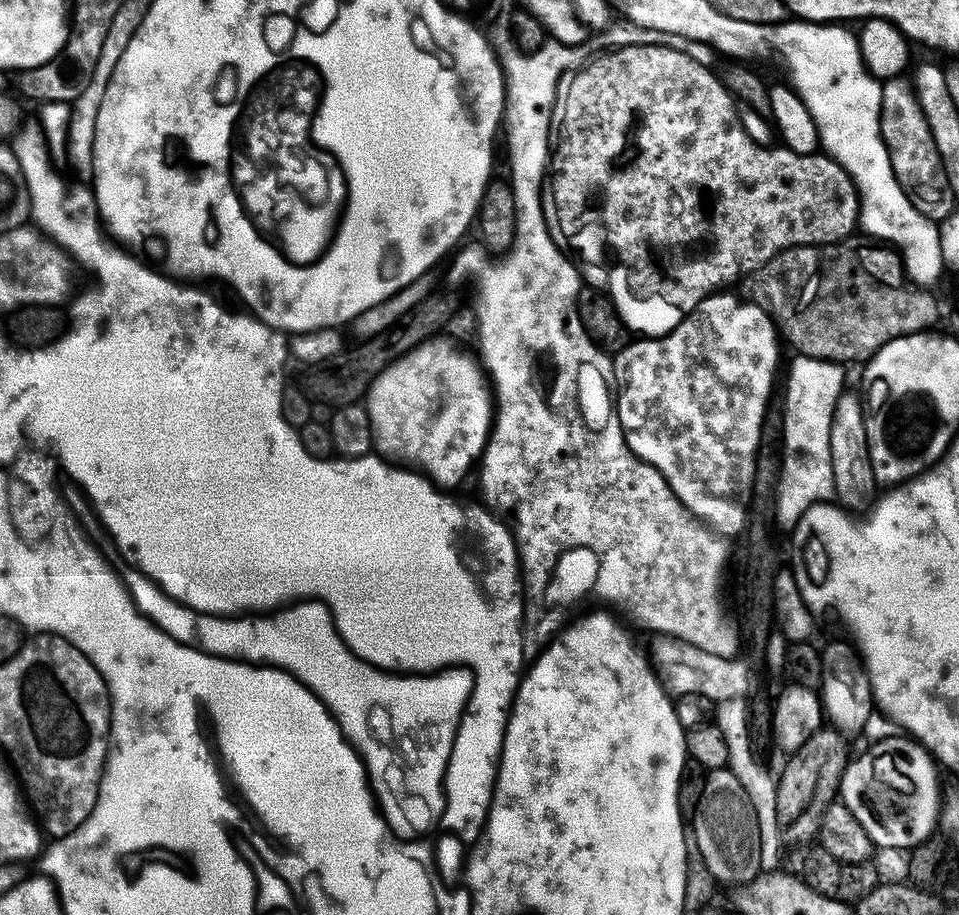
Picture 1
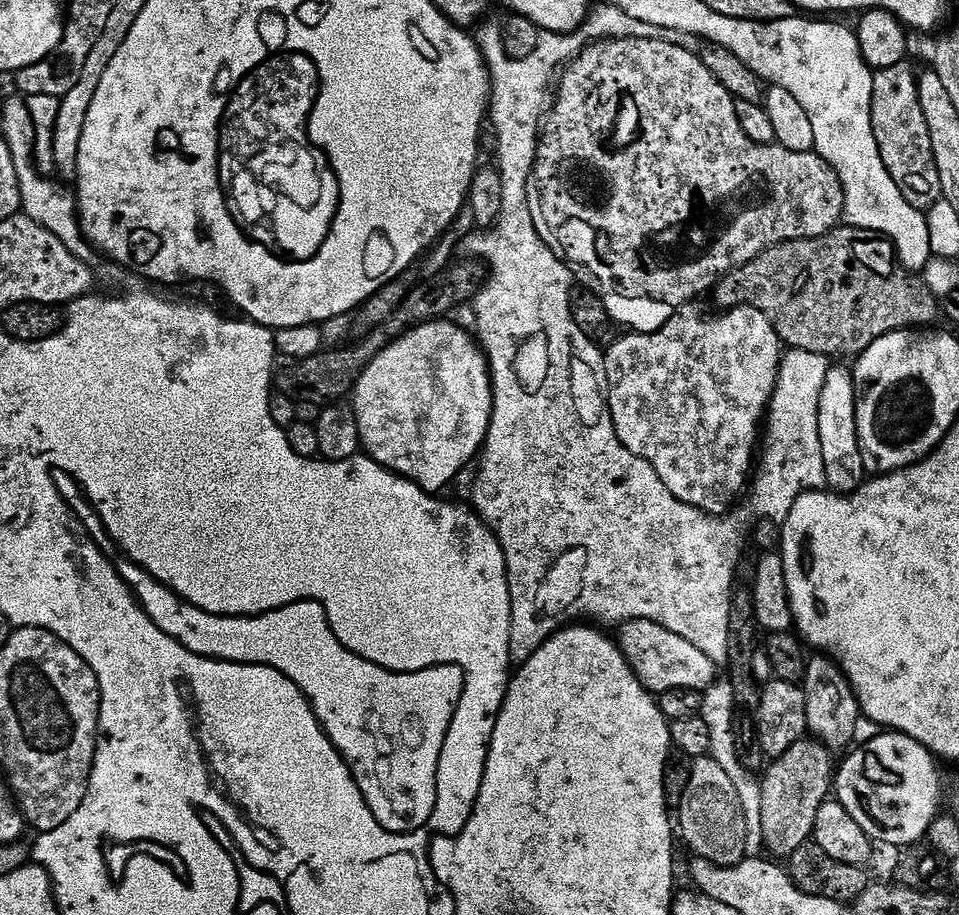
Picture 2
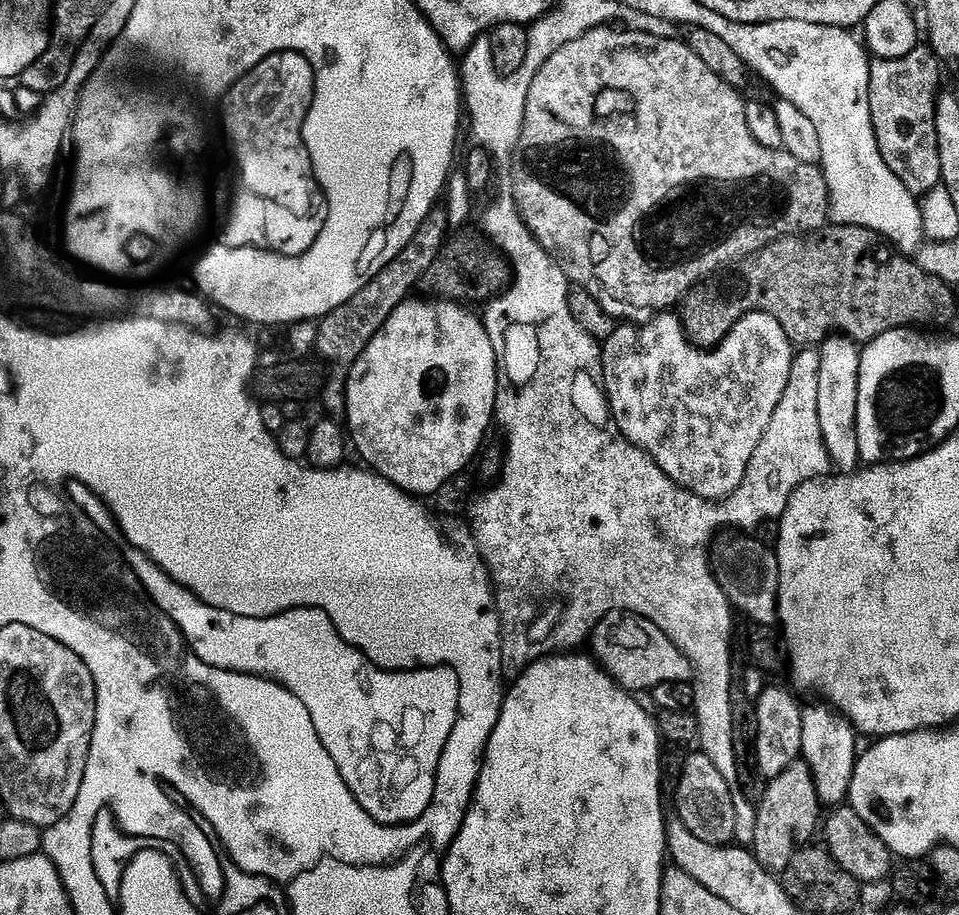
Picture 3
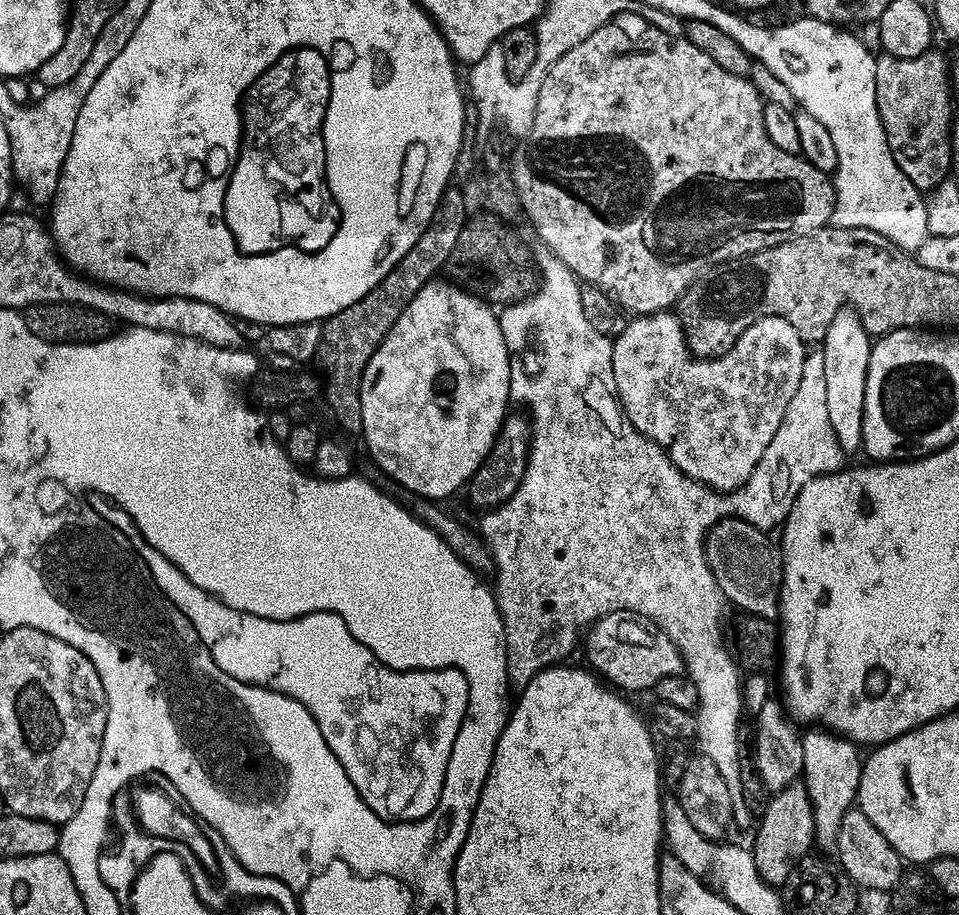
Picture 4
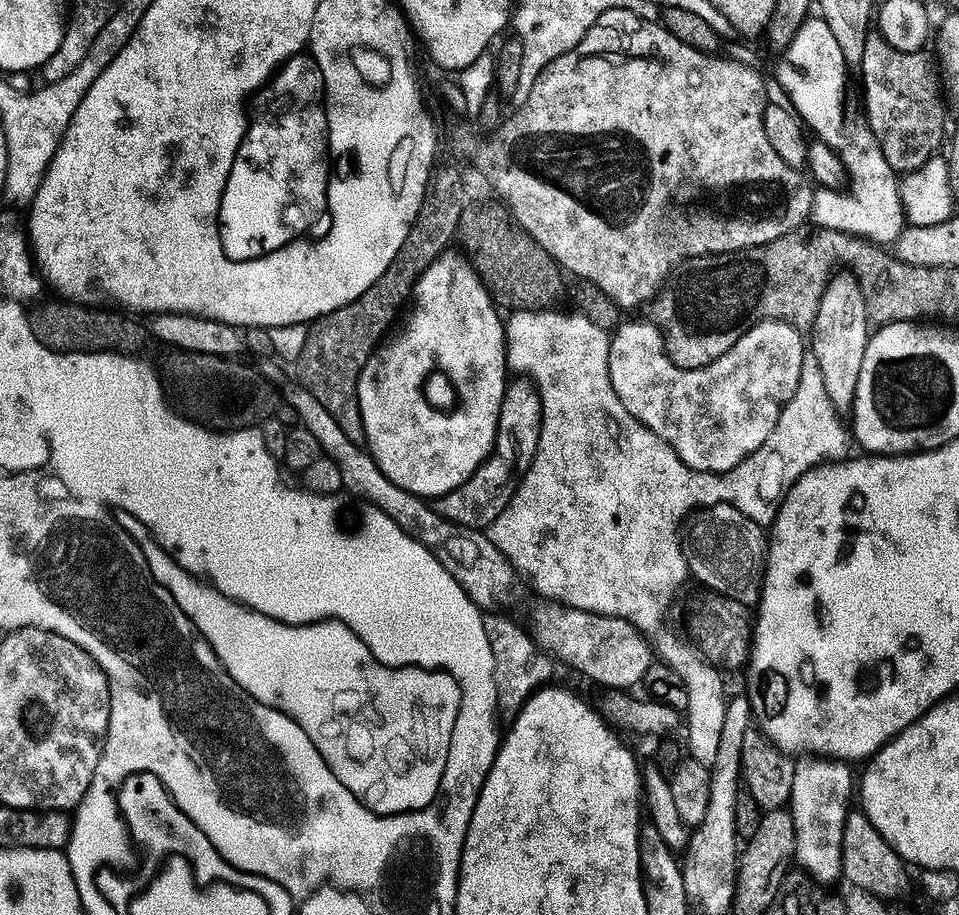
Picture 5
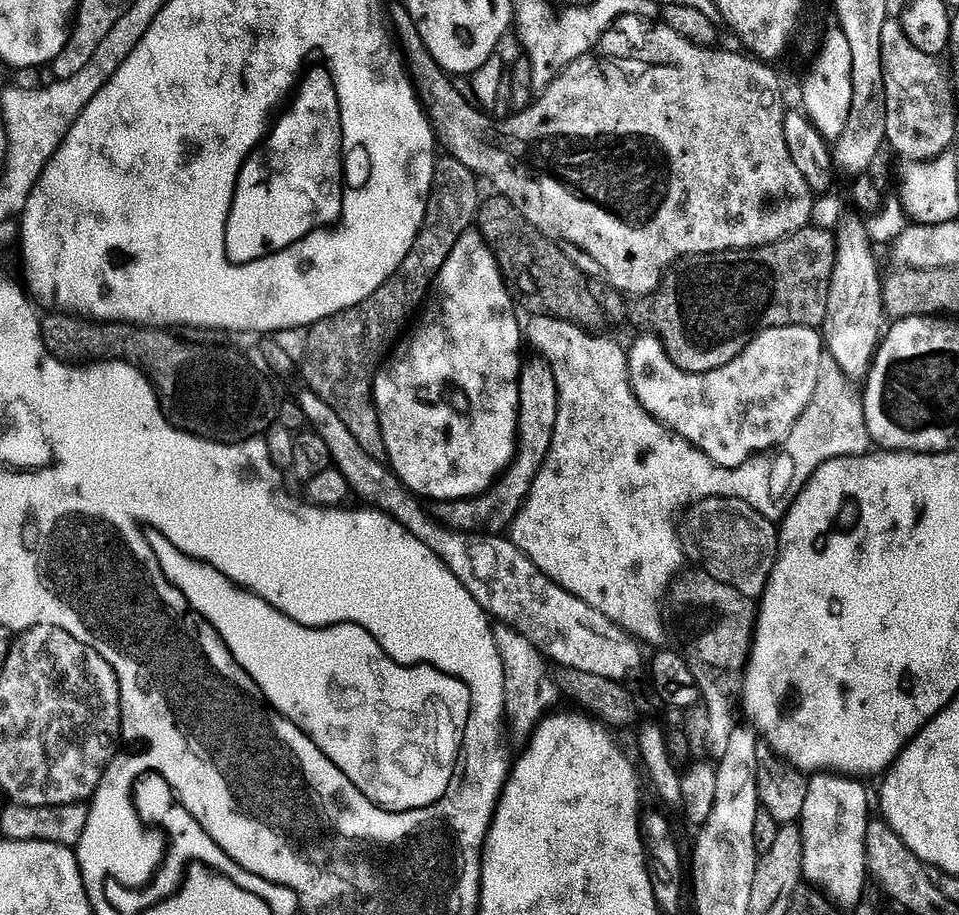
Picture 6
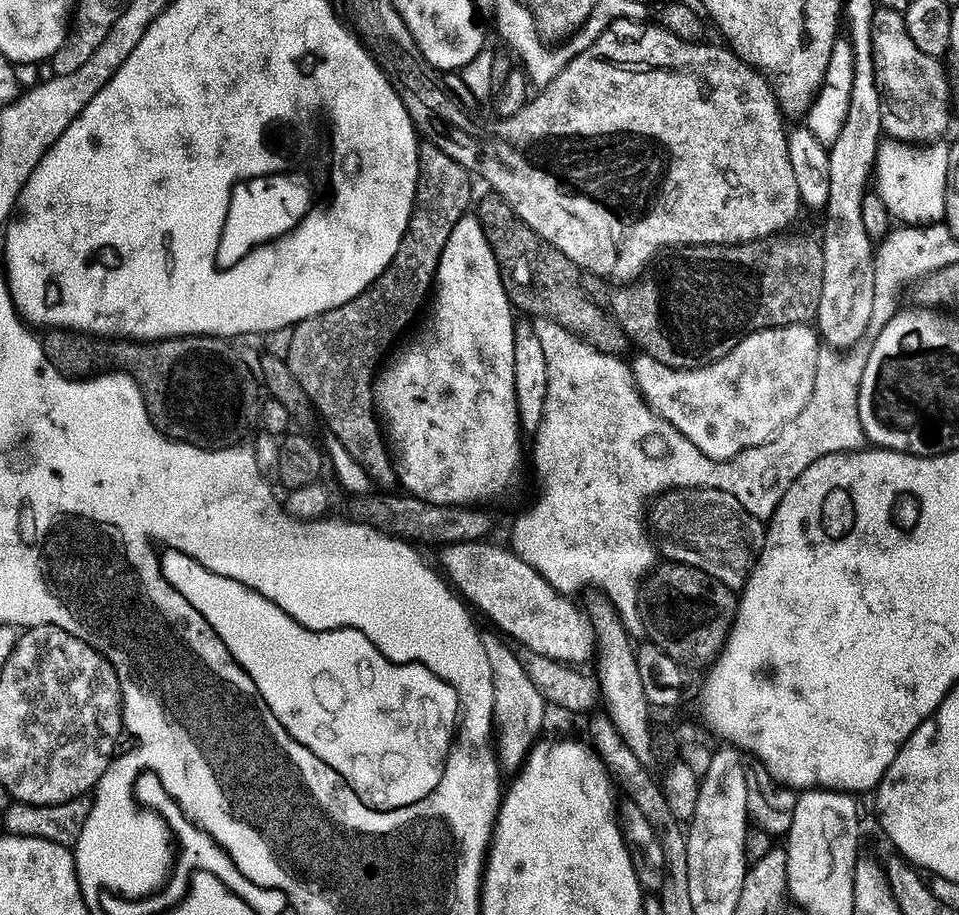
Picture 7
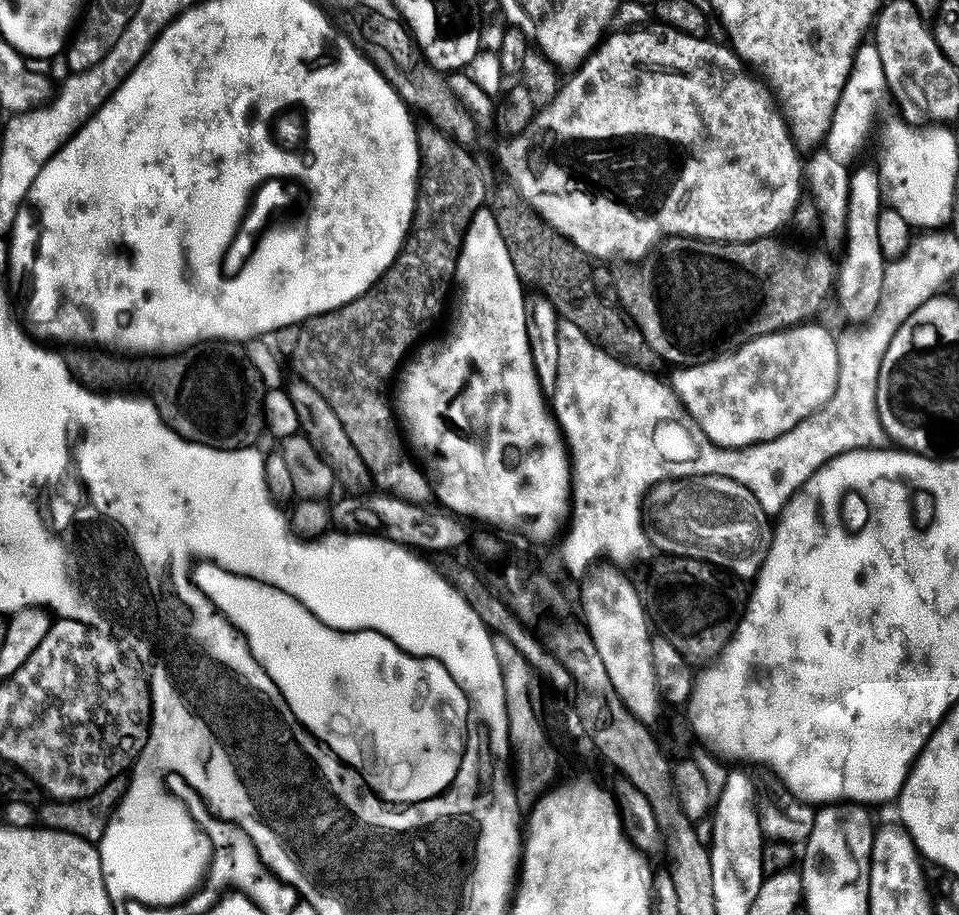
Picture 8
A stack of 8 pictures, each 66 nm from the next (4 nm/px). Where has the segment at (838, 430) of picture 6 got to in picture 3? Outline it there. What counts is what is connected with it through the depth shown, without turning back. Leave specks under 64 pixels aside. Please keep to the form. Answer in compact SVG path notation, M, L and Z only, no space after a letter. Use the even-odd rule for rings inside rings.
M800 350L793 355L786 394L782 394L782 402L778 402L778 410L774 410L774 418L770 420L770 426L762 438L764 456L768 456L772 448L784 448L784 456L792 456L792 468L796 468L796 480L801 484L806 483L804 476L809 480L816 479L812 472L819 472L824 478L830 471L818 416L819 364L819 351Z

